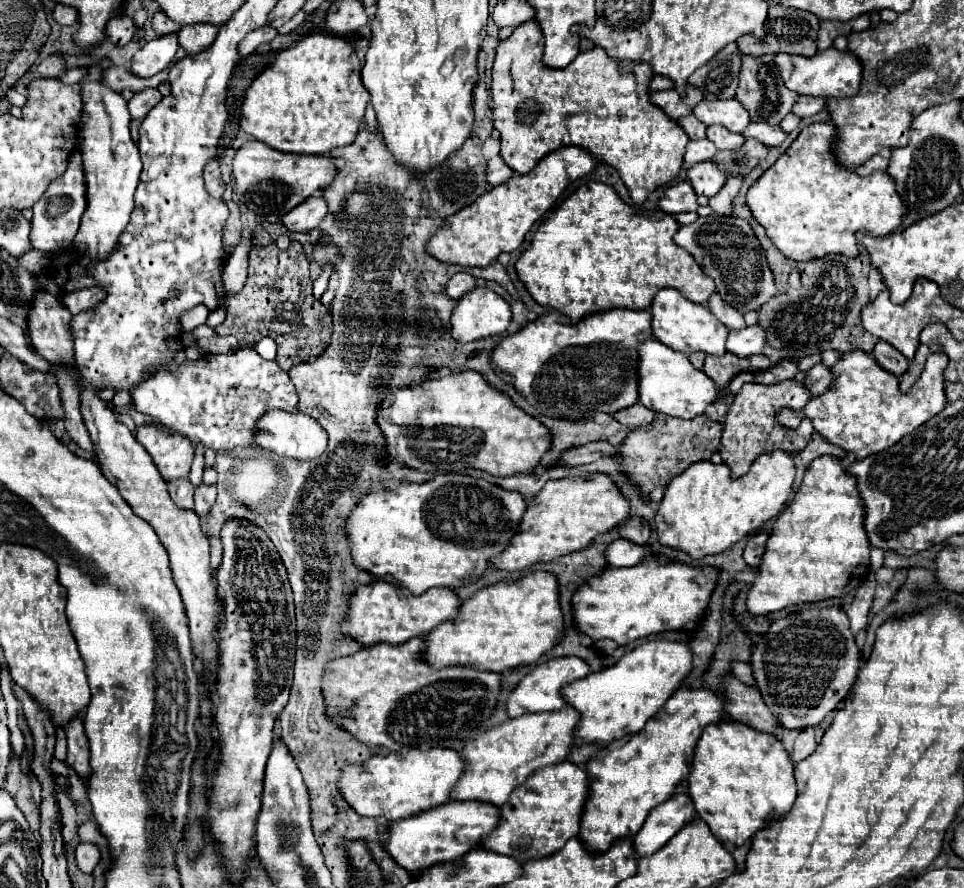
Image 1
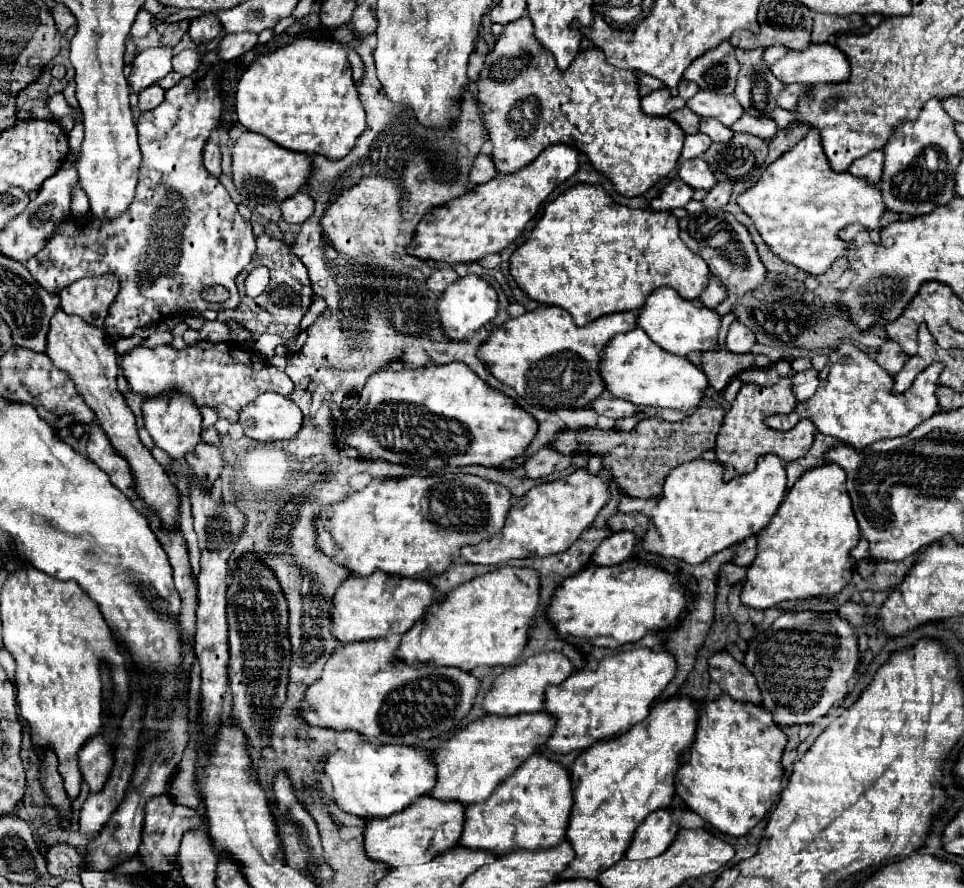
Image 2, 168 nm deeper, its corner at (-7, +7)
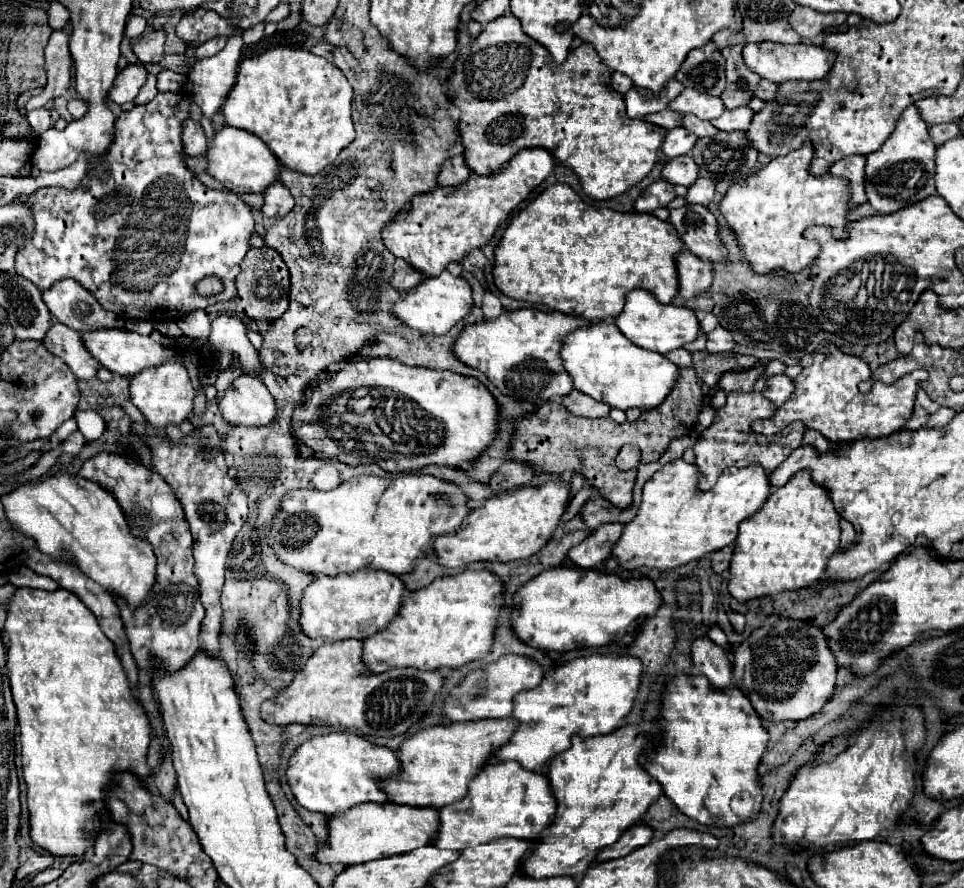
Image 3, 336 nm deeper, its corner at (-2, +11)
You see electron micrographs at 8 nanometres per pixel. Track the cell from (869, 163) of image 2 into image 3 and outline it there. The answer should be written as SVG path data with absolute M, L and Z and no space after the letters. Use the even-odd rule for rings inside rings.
M846 156L830 166L830 174L842 176L850 182L850 200L848 204L852 208L860 206L866 202L866 192L864 192L864 156Z

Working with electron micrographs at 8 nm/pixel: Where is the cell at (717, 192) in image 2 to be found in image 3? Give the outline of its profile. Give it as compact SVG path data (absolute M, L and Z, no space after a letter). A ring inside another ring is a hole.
M698 178L686 192L684 200L690 202L690 204L702 204L706 206L712 198L714 198L714 182L712 180L706 180L706 178Z

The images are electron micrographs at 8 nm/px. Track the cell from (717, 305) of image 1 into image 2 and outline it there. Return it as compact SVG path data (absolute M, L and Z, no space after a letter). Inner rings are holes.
M711 276L711 282L709 282L707 290L699 296L699 300L703 302L703 306L715 310L725 298L727 298L727 290L723 288L723 284L719 284L719 280L715 280L715 276Z

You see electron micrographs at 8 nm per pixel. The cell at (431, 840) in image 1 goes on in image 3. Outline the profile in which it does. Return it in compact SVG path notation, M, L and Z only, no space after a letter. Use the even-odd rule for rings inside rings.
M394 802L358 804L350 812L336 812L328 820L328 838L314 852L314 858L324 864L358 864L376 858L396 856L420 846L428 846L438 830L438 812L434 808L410 808Z

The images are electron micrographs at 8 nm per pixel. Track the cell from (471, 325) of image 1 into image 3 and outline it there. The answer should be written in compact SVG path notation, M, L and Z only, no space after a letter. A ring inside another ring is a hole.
M444 270L436 278L422 280L416 288L408 290L402 300L398 300L390 314L396 316L402 324L424 332L424 334L446 334L458 320L468 316L472 310L472 290L468 282L460 276L452 276L448 270Z

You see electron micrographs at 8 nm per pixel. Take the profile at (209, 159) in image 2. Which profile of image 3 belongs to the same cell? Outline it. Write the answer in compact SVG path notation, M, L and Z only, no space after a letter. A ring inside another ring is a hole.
M188 118L186 124L182 126L182 144L188 156L204 156L208 150L206 134L194 118Z

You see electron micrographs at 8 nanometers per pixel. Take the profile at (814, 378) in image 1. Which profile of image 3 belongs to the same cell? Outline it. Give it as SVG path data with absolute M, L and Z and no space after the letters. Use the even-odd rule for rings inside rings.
M778 374L778 376L772 376L772 378L766 380L766 390L764 390L762 394L766 394L768 400L770 400L776 408L780 408L780 406L790 398L792 392L794 392L792 380L790 380L788 376L784 376L784 374Z

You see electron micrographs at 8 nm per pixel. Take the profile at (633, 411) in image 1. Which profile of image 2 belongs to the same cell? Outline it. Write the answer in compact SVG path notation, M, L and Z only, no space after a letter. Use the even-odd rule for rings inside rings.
M601 396L591 406L593 406L593 410L597 414L609 416L613 420L627 418L627 416L635 416L639 412L639 406L627 404L627 400L619 400L619 398L613 398L613 396Z

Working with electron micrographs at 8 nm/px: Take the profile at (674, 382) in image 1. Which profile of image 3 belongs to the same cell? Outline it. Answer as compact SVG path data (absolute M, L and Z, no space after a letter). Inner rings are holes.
M596 322L576 328L564 338L560 356L578 392L584 392L596 402L602 400L604 404L620 410L656 408L668 396L678 378L676 364L668 362L664 354L634 346L612 322Z

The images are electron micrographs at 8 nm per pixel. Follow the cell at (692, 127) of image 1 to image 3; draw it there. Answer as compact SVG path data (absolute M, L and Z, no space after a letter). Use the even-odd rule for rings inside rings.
M662 110L662 112L656 112L656 114L644 116L644 120L646 120L646 122L650 122L650 124L656 124L656 126L660 126L660 128L670 130L670 128L680 126L682 116L680 116L678 112L672 112L672 110Z

